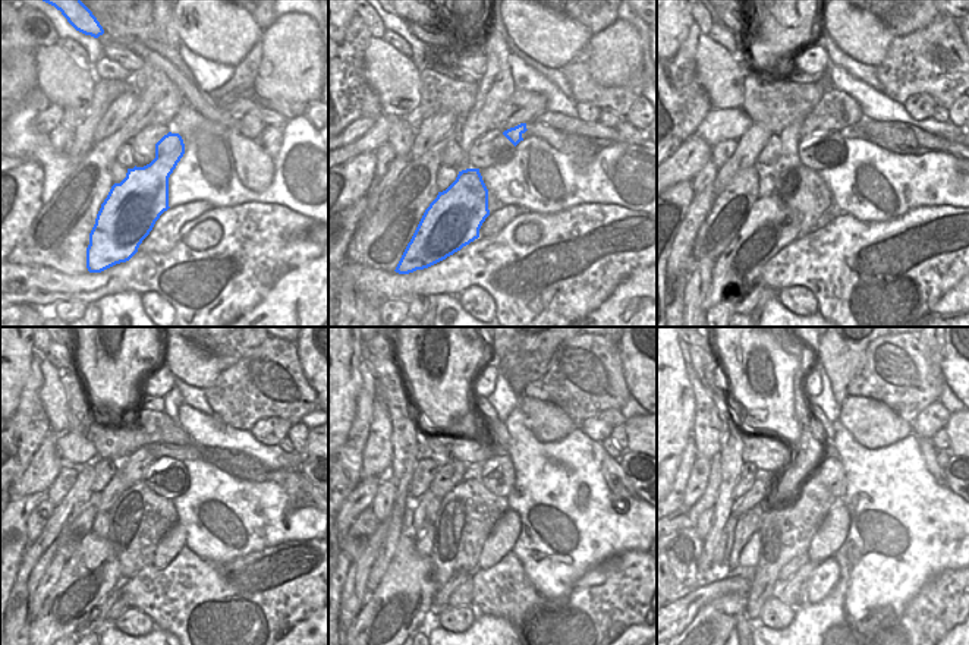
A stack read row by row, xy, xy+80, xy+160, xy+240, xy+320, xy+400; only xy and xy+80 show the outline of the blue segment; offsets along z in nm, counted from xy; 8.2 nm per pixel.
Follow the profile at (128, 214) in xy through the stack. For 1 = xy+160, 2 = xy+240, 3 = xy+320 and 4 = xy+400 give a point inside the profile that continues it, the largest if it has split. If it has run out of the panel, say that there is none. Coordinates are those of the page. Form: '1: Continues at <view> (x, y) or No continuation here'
1: Continues at xy+160 (770, 226)
2: Continues at xy+240 (88, 576)
3: Continues at xy+320 (393, 612)
4: Continues at xy+400 (714, 622).

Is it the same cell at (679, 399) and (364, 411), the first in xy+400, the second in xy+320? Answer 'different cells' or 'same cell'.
different cells

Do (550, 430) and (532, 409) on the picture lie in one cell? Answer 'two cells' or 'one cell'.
one cell

